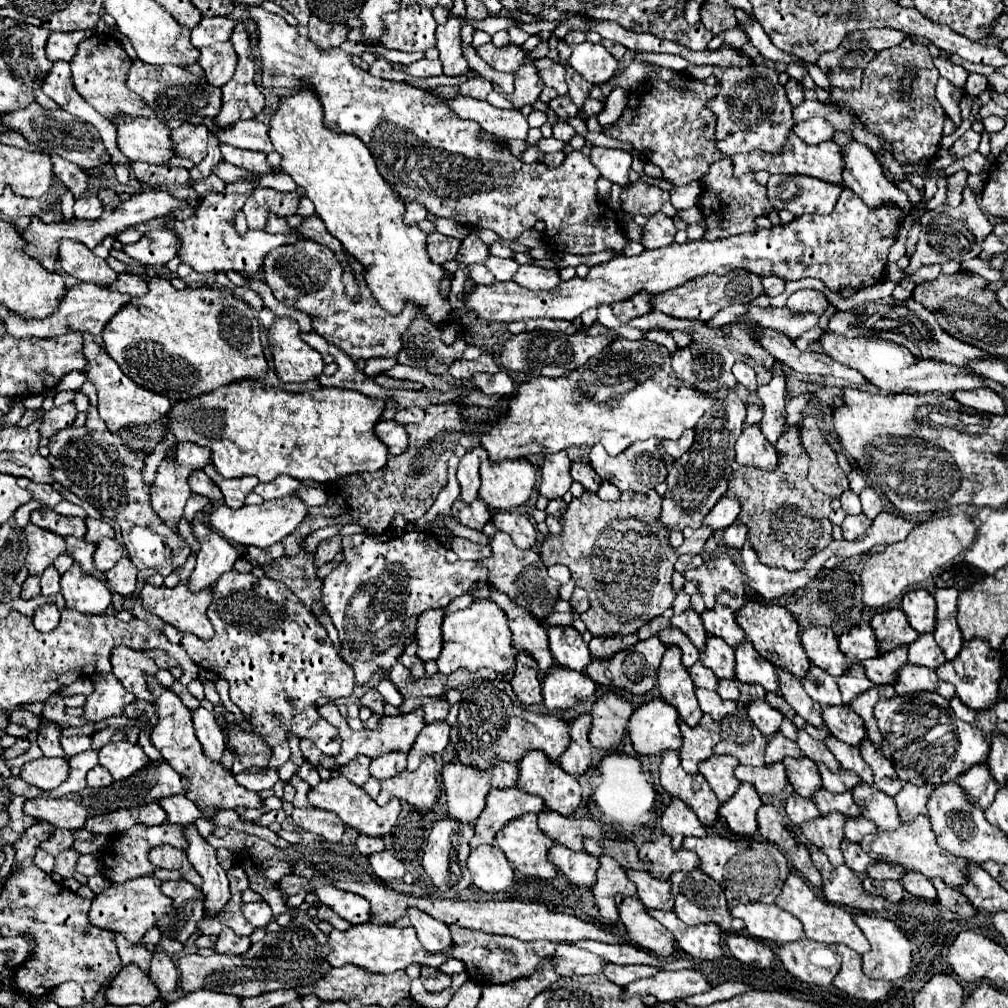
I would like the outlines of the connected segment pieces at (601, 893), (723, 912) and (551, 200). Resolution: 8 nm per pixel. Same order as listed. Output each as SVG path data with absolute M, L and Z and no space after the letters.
M609 856L599 858L601 866L597 870L597 882L593 886L595 902L601 910L601 916L609 922L617 920L617 908L615 908L615 896L635 896L635 884L625 876L625 870Z
M693 868L693 872L675 872L671 876L671 894L675 900L673 912L685 922L685 924L699 924L699 922L715 922L727 932L743 932L745 924L741 920L733 920L727 908L727 898L721 892L721 886L701 872L701 868Z
M247 6L251 18L257 22L259 32L259 54L263 62L263 88L271 94L283 98L299 90L299 82L307 82L313 88L325 110L325 126L333 132L355 134L371 150L379 174L393 186L397 196L407 204L417 200L427 212L451 218L461 226L471 228L489 228L497 232L502 239L515 240L538 221L545 222L547 244L555 250L565 250L569 254L589 254L613 250L615 256L623 252L629 238L617 224L611 210L603 210L603 204L597 198L597 178L599 172L587 156L581 152L571 152L565 156L563 164L551 168L547 164L521 164L511 152L509 146L501 140L483 142L477 138L481 132L479 124L473 120L461 120L441 100L435 100L429 92L413 88L409 84L389 82L373 78L369 72L361 70L351 62L351 56L341 48L323 50L315 46L309 38L299 36L299 32L287 24L281 16L265 12L259 6Z

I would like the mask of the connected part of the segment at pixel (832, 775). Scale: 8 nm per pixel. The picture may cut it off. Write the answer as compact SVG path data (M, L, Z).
M819 764L819 774L823 778L823 788L827 788L829 792L847 792L861 782L861 778L855 772L849 772L849 770L829 772L825 764Z

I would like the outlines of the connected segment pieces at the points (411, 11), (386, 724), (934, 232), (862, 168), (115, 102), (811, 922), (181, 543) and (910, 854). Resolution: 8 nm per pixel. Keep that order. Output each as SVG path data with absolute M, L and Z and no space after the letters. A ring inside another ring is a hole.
M417 4L409 8L399 8L397 12L389 12L383 16L387 32L381 38L385 48L419 52L435 46L435 20L429 8L421 8Z
M325 704L325 706L321 706L321 708L319 708L319 714L321 714L325 720L329 720L335 728L339 728L339 734L341 734L341 740L343 740L343 742L341 742L341 752L339 752L337 756L325 756L317 746L313 746L311 740L301 740L301 752L303 752L305 760L311 762L313 766L323 764L323 766L329 768L329 770L341 768L343 764L351 762L357 754L367 754L369 758L377 758L377 756L381 756L381 754L385 754L385 752L391 752L391 750L405 750L405 752L407 752L407 750L413 746L413 742L415 742L415 738L419 736L419 732L423 730L423 726L425 726L423 708L417 708L417 710L409 712L409 714L383 716L379 730L367 730L367 728L359 731L352 730L349 724L347 724L345 717L341 716L341 712L337 710L335 704Z
M969 186L963 190L963 200L959 206L943 206L939 210L931 210L921 218L921 234L917 242L917 250L911 258L911 266L919 268L921 264L945 264L949 260L965 262L977 256L979 242L993 232L993 224L987 220L985 212L979 208L977 198Z
M849 142L841 146L841 158L845 164L843 182L851 188L867 206L881 206L893 202L905 214L911 210L907 194L895 188L885 176L877 156L861 142Z
M93 34L85 38L85 42L81 42L77 48L77 56L73 56L69 64L71 64L71 78L73 78L75 90L99 114L107 118L117 112L125 112L131 116L145 116L145 118L155 114L153 108L145 106L145 100L141 100L141 96L137 96L127 88L125 80L133 62L129 60L129 56L119 46L119 40L113 34Z
M789 874L781 894L777 896L775 904L787 912L791 912L793 916L797 916L805 928L805 936L823 944L847 944L851 950L865 954L869 950L869 942L865 940L865 936L859 932L857 924L853 922L851 912L847 912L845 908L837 906L837 904L829 904L829 900L821 898L799 874Z
M69 426L49 438L49 464L53 464L53 478L69 488L75 496L95 506L101 516L119 524L123 544L137 568L155 568L161 576L181 568L191 554L189 544L177 530L169 528L151 508L149 486L143 482L143 468L149 452L145 448L133 450L113 432L93 432L87 426Z
M917 816L913 822L901 824L901 828L897 828L893 832L879 830L875 834L869 834L869 836L865 836L865 840L861 840L861 848L877 860L899 864L905 870L917 870L917 872L925 874L927 878L941 878L951 888L959 888L961 884L965 884L963 870L967 866L967 860L961 860L961 858L945 852L937 844L927 816Z

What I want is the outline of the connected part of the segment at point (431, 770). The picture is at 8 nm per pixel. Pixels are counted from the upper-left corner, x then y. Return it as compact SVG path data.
M425 756L421 766L415 772L401 772L389 780L381 782L381 792L377 804L385 806L391 798L409 802L417 808L429 808L439 798L441 786L437 782L437 764L433 756Z

